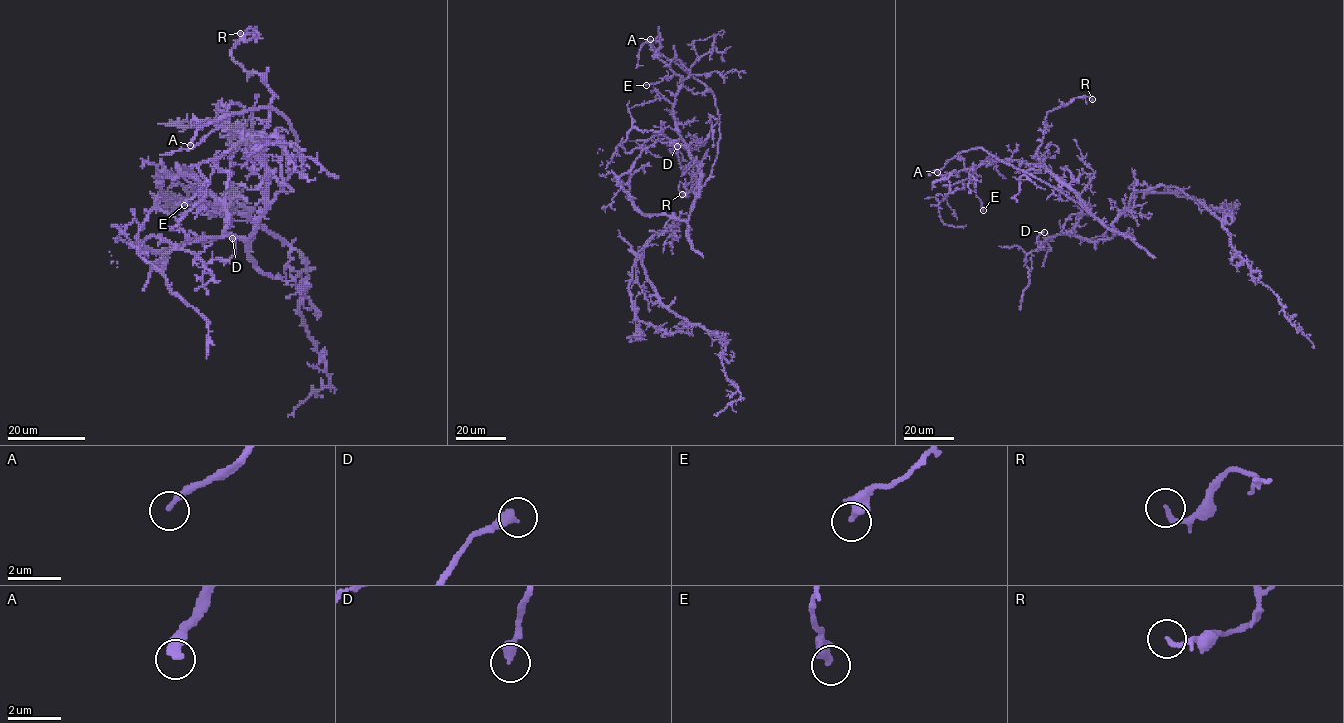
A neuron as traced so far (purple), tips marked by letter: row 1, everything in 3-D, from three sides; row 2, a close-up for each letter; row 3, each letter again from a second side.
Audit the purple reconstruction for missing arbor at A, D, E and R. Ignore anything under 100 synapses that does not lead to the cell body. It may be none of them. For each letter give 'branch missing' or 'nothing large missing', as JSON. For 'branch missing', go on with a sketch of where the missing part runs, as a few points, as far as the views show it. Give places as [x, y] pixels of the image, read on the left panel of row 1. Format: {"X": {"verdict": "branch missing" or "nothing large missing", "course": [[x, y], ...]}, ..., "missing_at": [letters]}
{"A": {"verdict": "branch missing", "course": [[190, 145], [196, 147], [222, 138], [240, 137], [269, 160], [265, 159]]}, "D": {"verdict": "nothing large missing"}, "E": {"verdict": "nothing large missing"}, "R": {"verdict": "nothing large missing"}, "missing_at": ["A"]}

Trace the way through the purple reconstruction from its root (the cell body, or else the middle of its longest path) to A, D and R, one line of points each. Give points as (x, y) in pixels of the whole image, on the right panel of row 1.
A: (1126, 209), (1113, 223), (1118, 233), (1107, 228), (1077, 202), (981, 148), (960, 152), (937, 172)
D: (1126, 209), (1104, 239), (1087, 241), (1067, 231), (1049, 237), (1039, 248), (1036, 238), (1044, 232)
R: (1126, 209), (1113, 223), (1118, 233), (1106, 227), (1039, 165), (1047, 113), (1074, 98), (1092, 99)

